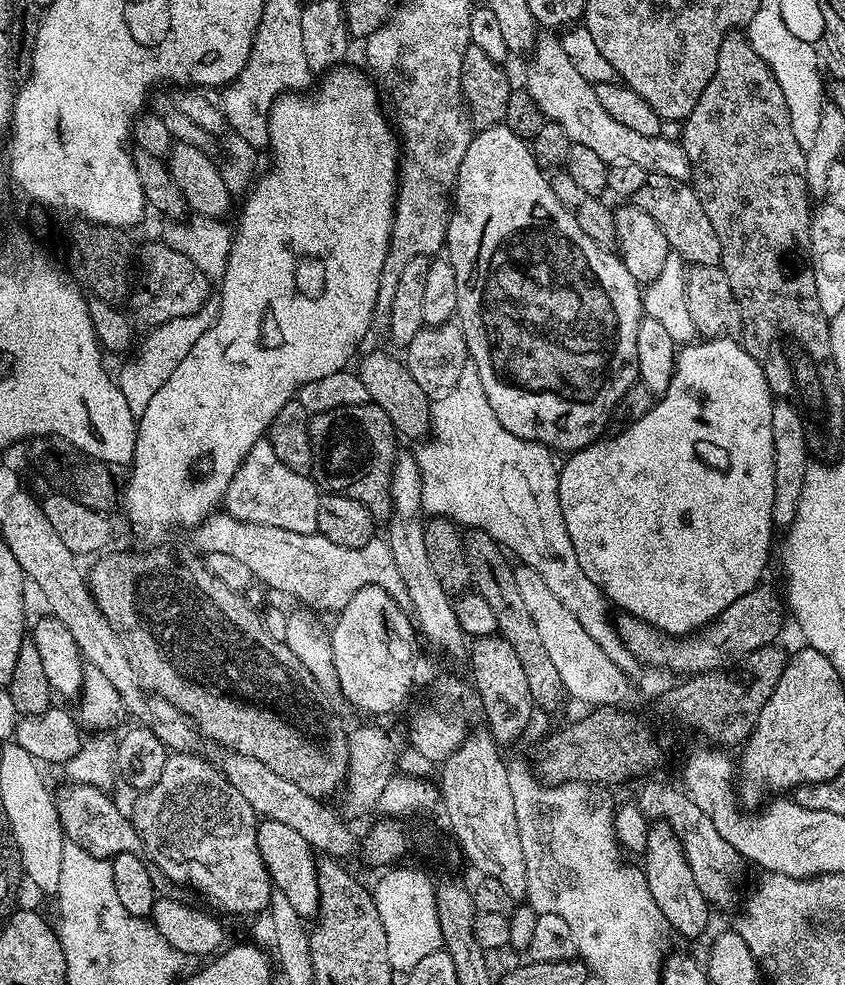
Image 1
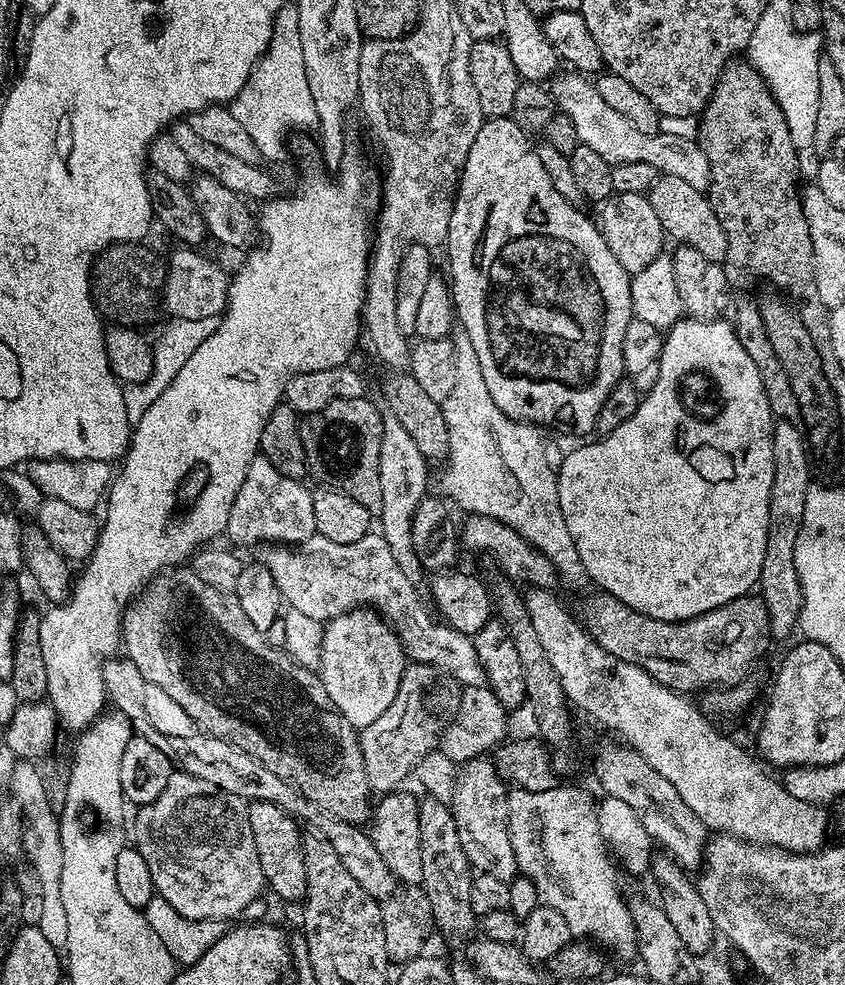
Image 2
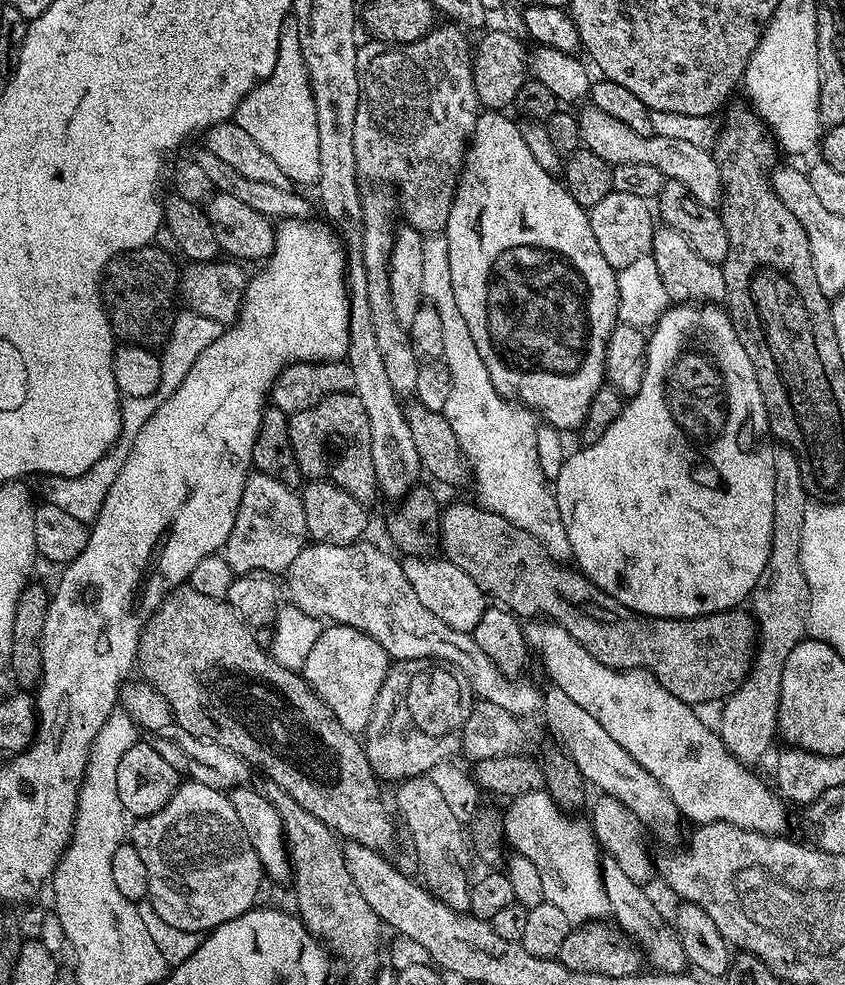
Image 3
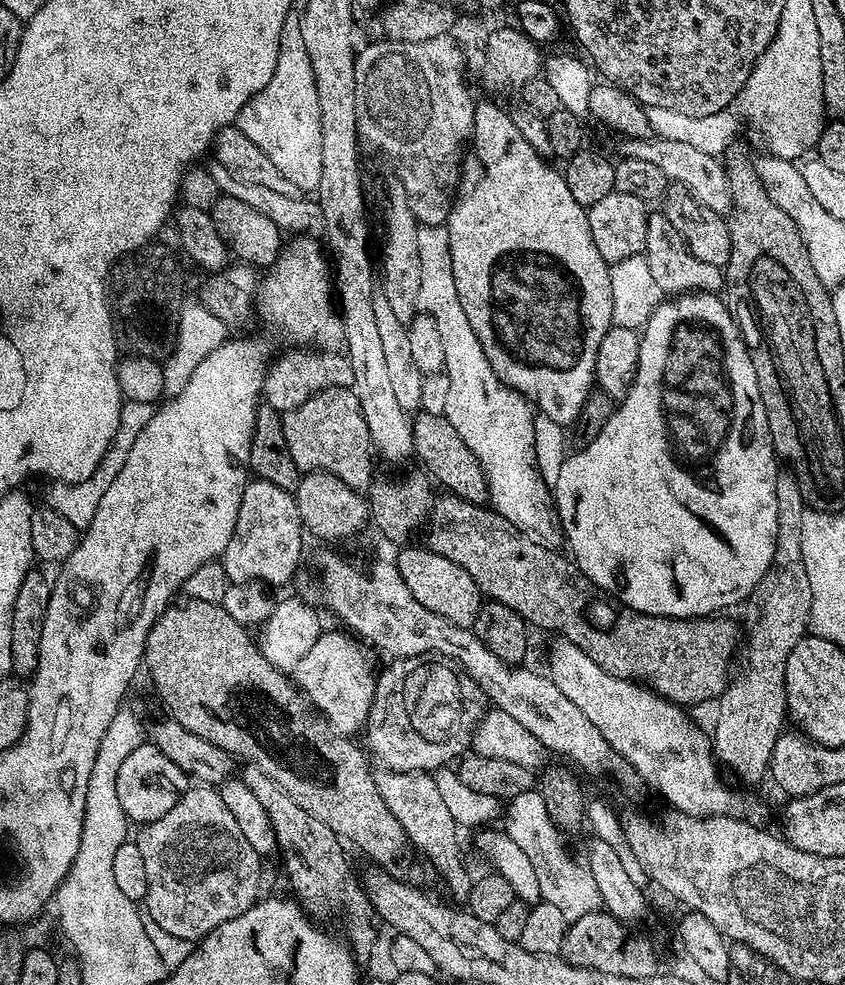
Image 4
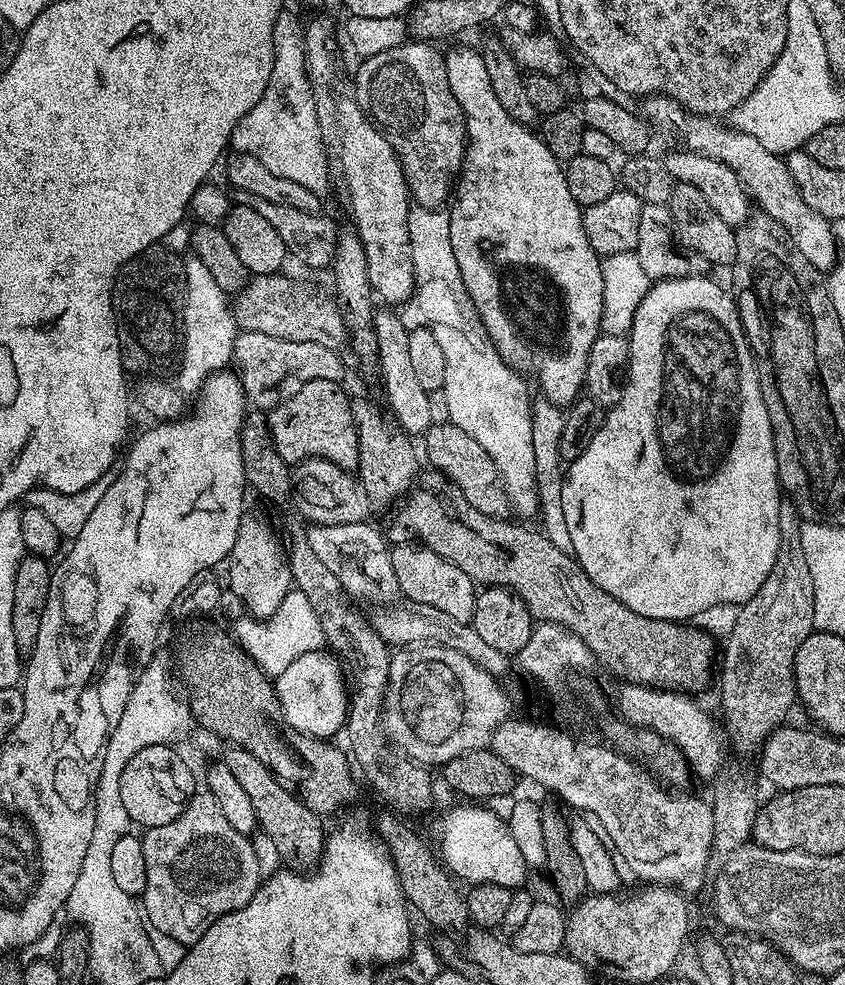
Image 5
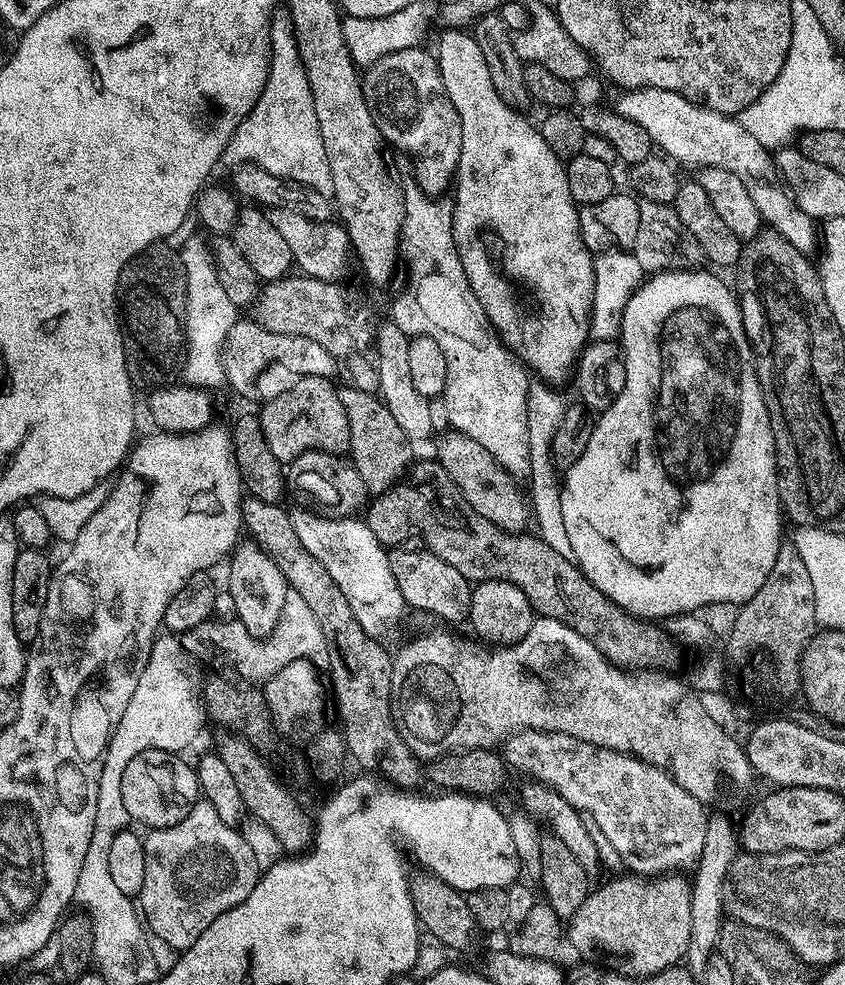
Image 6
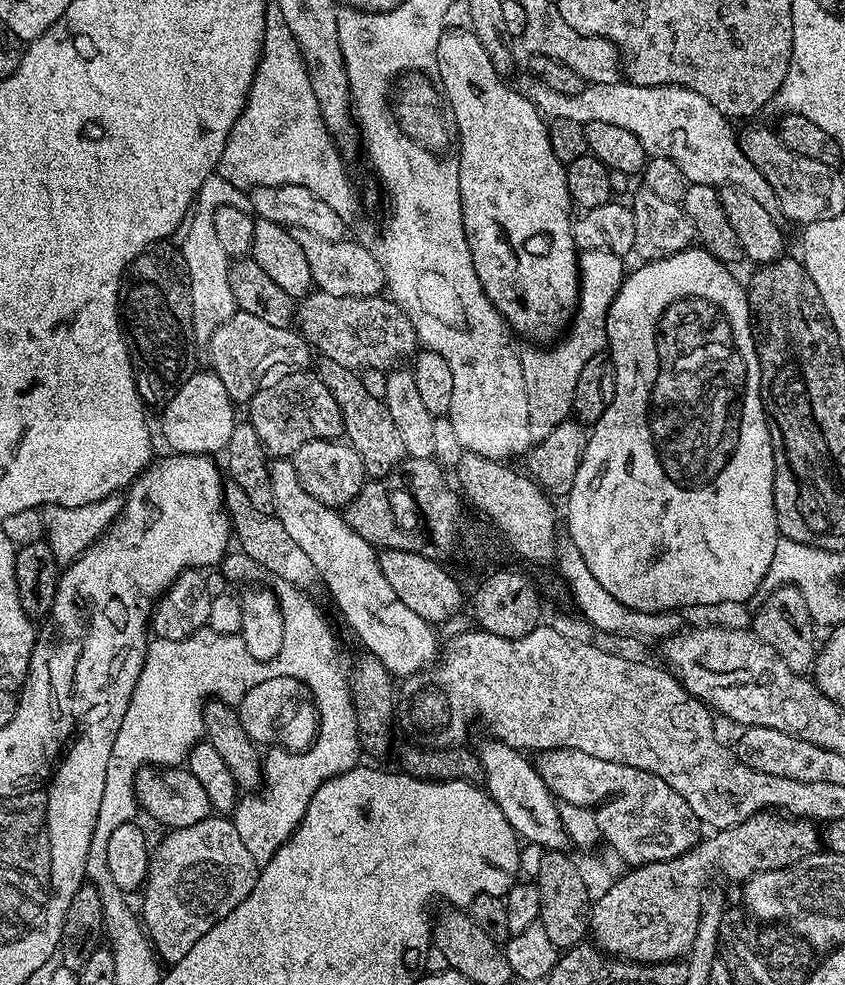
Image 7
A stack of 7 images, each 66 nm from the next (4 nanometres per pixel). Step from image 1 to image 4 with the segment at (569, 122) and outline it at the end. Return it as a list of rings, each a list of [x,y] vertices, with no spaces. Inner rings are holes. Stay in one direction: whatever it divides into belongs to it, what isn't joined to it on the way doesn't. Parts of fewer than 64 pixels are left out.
[[[624,138],[619,143],[621,157],[643,158],[645,162],[651,162],[652,165],[658,166],[658,170],[662,170],[662,174],[666,174],[669,182],[685,184],[688,193],[706,210],[714,210],[714,214],[723,217],[727,217],[731,213],[730,182],[725,165],[717,157],[706,154],[705,151],[698,150],[689,143],[670,142],[657,138],[647,140]]]

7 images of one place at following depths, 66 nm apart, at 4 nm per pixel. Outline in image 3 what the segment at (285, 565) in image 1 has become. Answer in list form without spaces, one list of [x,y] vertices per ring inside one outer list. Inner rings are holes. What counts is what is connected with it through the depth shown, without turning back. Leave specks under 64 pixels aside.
[[[315,542],[309,543],[298,554],[298,558],[294,558],[292,565],[286,570],[286,577],[288,576],[288,590],[286,592],[292,595],[291,603],[301,608],[306,614],[315,616],[321,622],[331,622],[335,624],[345,624],[347,627],[356,627],[358,631],[364,631],[370,637],[379,642],[393,661],[397,660],[438,660],[441,661],[463,674],[468,680],[468,685],[471,686],[473,693],[480,700],[486,702],[494,702],[494,706],[498,706],[504,712],[510,712],[513,716],[523,717],[523,712],[528,712],[536,704],[536,692],[532,688],[515,688],[513,681],[507,676],[503,676],[500,671],[494,666],[494,662],[486,654],[482,654],[482,649],[479,648],[478,642],[474,642],[474,638],[467,632],[459,632],[453,627],[448,626],[446,622],[442,622],[441,618],[432,614],[430,610],[422,606],[422,602],[418,600],[418,595],[414,594],[414,586],[410,586],[410,582],[406,582],[406,574],[404,573],[404,565],[399,559],[395,560],[388,552],[383,552],[380,548],[375,548],[372,544],[364,544],[365,542],[357,542],[355,544],[347,544],[346,546],[330,546],[329,544],[318,544]]]

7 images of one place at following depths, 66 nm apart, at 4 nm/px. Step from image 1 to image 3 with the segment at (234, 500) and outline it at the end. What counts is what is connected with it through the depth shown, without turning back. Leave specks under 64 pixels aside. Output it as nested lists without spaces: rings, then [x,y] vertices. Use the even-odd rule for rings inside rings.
[[[249,475],[234,518],[234,530],[230,530],[228,543],[222,549],[224,560],[233,573],[249,572],[252,568],[273,574],[283,573],[292,565],[294,558],[298,558],[309,540],[303,499],[274,478]]]

